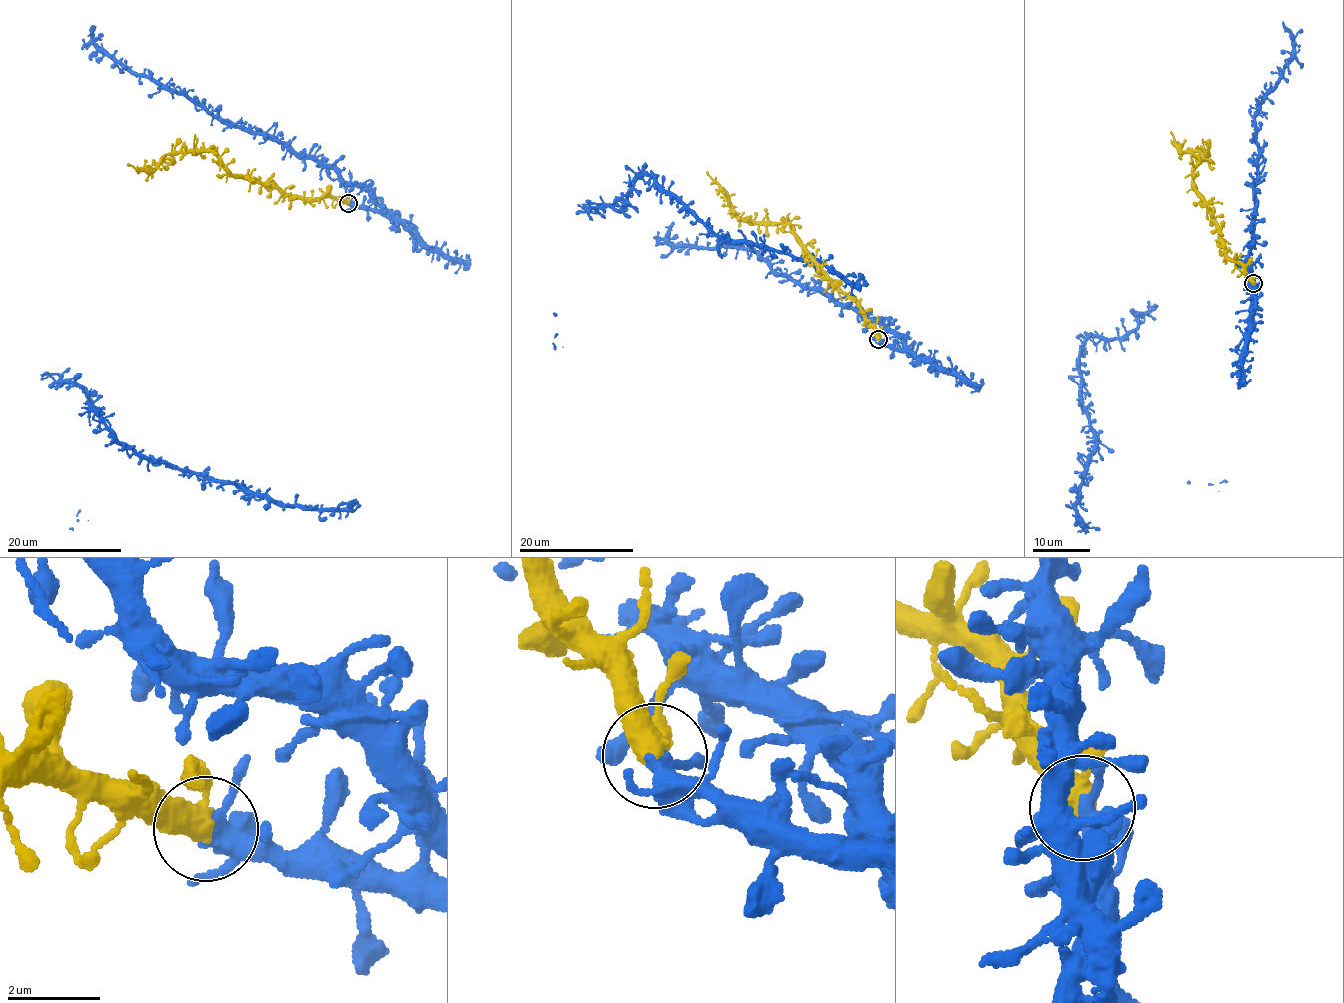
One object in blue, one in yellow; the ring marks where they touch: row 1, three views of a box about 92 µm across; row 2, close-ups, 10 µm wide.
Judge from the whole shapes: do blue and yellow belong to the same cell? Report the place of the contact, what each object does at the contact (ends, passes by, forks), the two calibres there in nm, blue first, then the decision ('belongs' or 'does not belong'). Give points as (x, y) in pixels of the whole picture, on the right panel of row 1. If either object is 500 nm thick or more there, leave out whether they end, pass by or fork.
(1253, 283) | blue forks | yellow passes by | 320/400 nm | belongs

